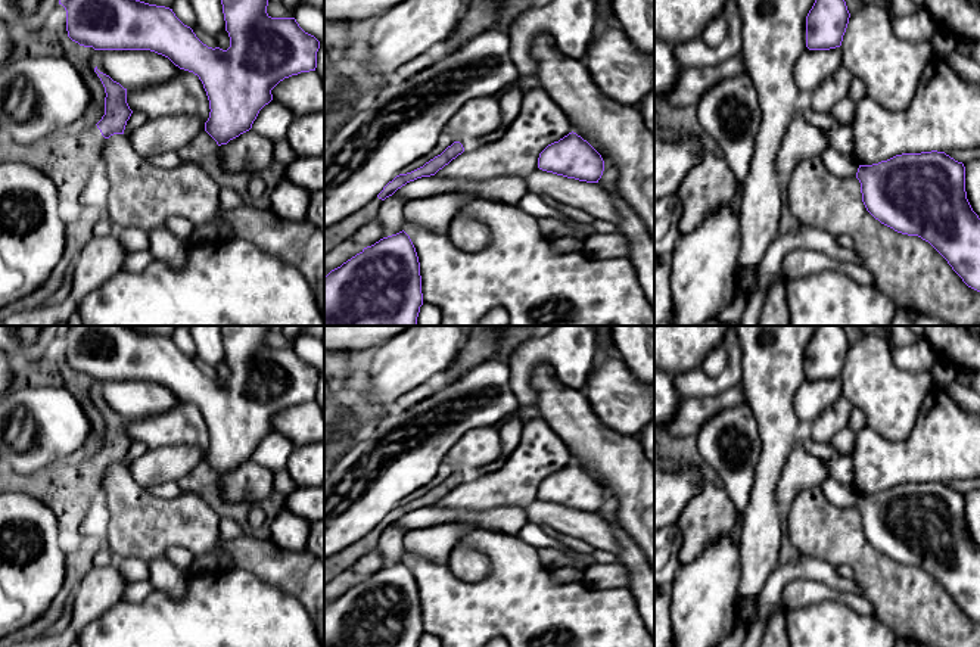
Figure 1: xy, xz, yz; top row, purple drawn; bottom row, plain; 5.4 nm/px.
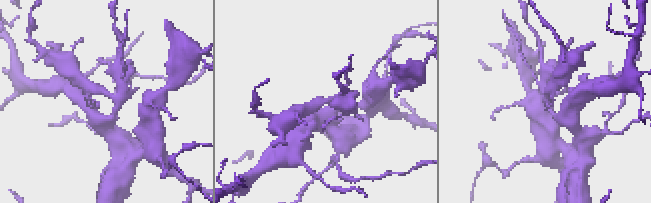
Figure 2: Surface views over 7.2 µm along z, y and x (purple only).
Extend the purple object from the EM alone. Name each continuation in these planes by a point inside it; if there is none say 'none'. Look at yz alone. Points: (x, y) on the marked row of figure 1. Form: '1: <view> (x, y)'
none

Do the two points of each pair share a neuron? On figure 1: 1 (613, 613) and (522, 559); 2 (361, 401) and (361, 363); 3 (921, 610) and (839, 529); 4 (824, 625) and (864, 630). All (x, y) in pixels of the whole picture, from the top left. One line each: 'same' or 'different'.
1: same
2: different
3: same
4: same

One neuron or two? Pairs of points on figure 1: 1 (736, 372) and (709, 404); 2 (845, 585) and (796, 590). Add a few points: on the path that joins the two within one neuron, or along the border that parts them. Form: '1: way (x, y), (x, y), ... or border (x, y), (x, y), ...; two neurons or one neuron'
1: border (740, 380), (715, 395), (681, 395); two neurons
2: border (796, 578), (817, 579), (833, 588), (861, 596); two neurons

